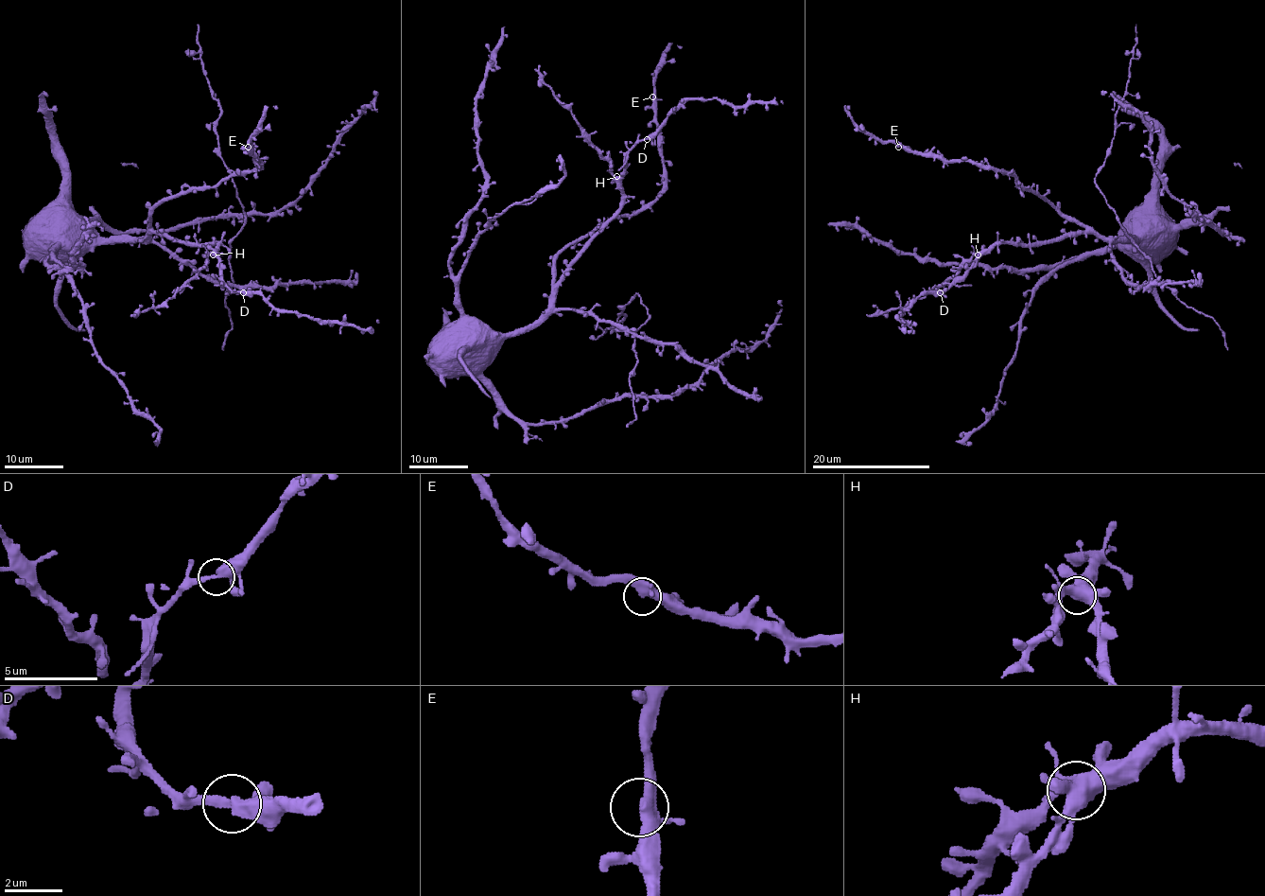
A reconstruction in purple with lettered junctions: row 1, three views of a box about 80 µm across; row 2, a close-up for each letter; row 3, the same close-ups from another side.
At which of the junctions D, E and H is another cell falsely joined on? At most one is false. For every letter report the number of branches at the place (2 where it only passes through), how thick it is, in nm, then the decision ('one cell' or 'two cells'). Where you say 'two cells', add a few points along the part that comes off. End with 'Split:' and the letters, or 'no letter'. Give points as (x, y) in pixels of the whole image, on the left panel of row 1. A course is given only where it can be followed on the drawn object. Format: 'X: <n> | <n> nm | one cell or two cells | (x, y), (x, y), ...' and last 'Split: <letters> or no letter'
D: 3 | 340 nm | one cell
E: 3 | 380 nm | one cell
H: 3 | 460 nm | one cell
Split: no letter

